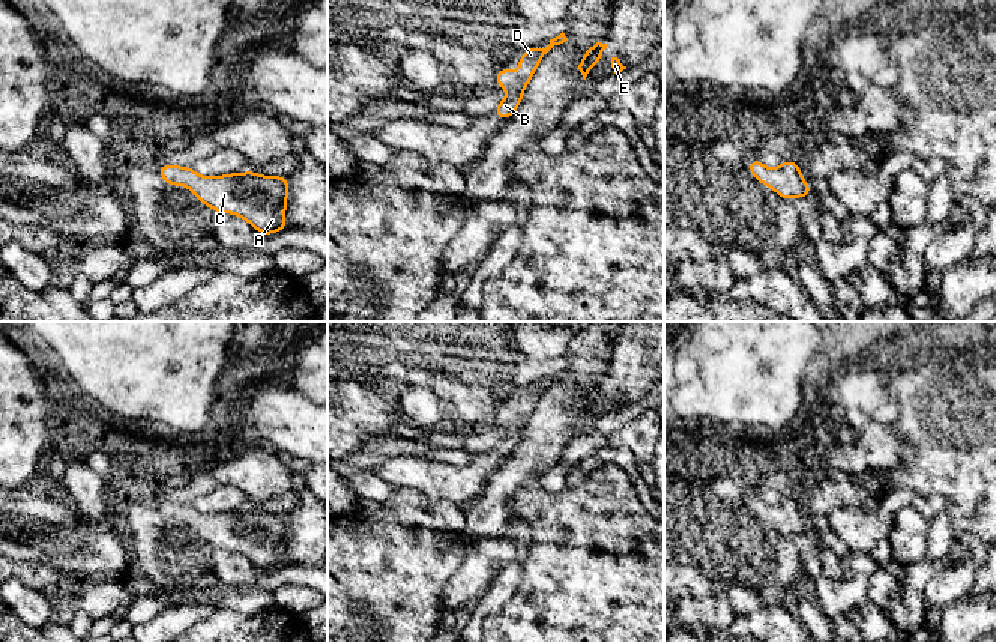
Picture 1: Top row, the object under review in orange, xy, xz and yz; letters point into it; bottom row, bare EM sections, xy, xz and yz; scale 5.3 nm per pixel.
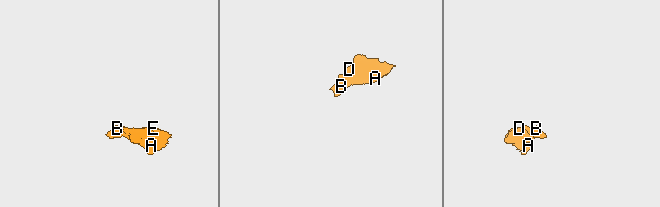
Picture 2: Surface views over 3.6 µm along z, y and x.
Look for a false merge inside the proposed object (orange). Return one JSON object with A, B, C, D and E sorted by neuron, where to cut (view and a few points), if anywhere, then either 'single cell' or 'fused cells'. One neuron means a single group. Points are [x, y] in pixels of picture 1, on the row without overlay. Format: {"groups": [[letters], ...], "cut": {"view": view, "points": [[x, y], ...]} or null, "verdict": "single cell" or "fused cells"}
{"groups": [["A", "B", "C", "D", "E"]], "cut": null, "verdict": "single cell"}

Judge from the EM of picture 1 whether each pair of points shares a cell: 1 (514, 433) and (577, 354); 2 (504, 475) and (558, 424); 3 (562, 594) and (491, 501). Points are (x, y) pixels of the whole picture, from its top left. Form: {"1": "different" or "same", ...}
{"1": "different", "2": "same", "3": "different"}

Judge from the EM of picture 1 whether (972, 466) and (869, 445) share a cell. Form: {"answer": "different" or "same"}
{"answer": "different"}

